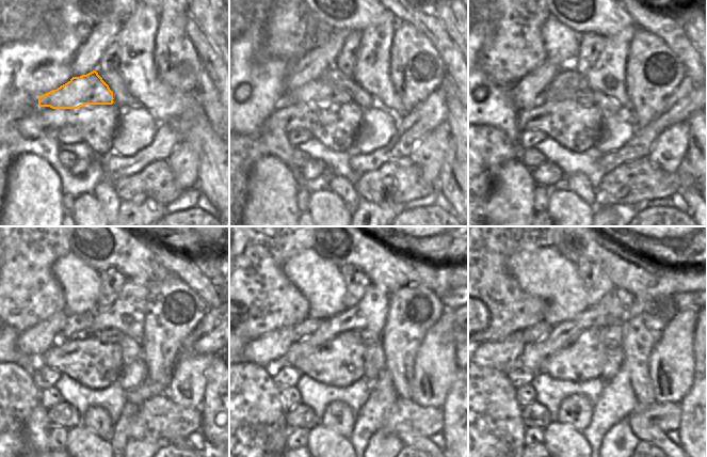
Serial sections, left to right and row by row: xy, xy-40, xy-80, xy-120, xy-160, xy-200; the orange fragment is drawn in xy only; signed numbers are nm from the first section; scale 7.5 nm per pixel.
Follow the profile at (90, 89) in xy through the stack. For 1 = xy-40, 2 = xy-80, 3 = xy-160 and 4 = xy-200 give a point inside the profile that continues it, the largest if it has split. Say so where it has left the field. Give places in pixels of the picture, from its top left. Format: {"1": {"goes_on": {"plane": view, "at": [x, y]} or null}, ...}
{"1": {"goes_on": {"plane": "xy-40", "at": [316, 91]}}, "2": {"goes_on": {"plane": "xy-80", "at": [582, 96]}}, "3": {"goes_on": {"plane": "xy-160", "at": [368, 337]}}, "4": {"goes_on": {"plane": "xy-200", "at": [613, 334]}}}

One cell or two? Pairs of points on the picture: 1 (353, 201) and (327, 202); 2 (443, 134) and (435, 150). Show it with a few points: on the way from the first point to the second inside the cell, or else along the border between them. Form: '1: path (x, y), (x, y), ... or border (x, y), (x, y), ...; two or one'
1: border (328, 189), (344, 204), (351, 214); two
2: path (439, 138), (435, 145); one

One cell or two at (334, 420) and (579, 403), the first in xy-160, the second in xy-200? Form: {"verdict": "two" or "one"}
{"verdict": "one"}

